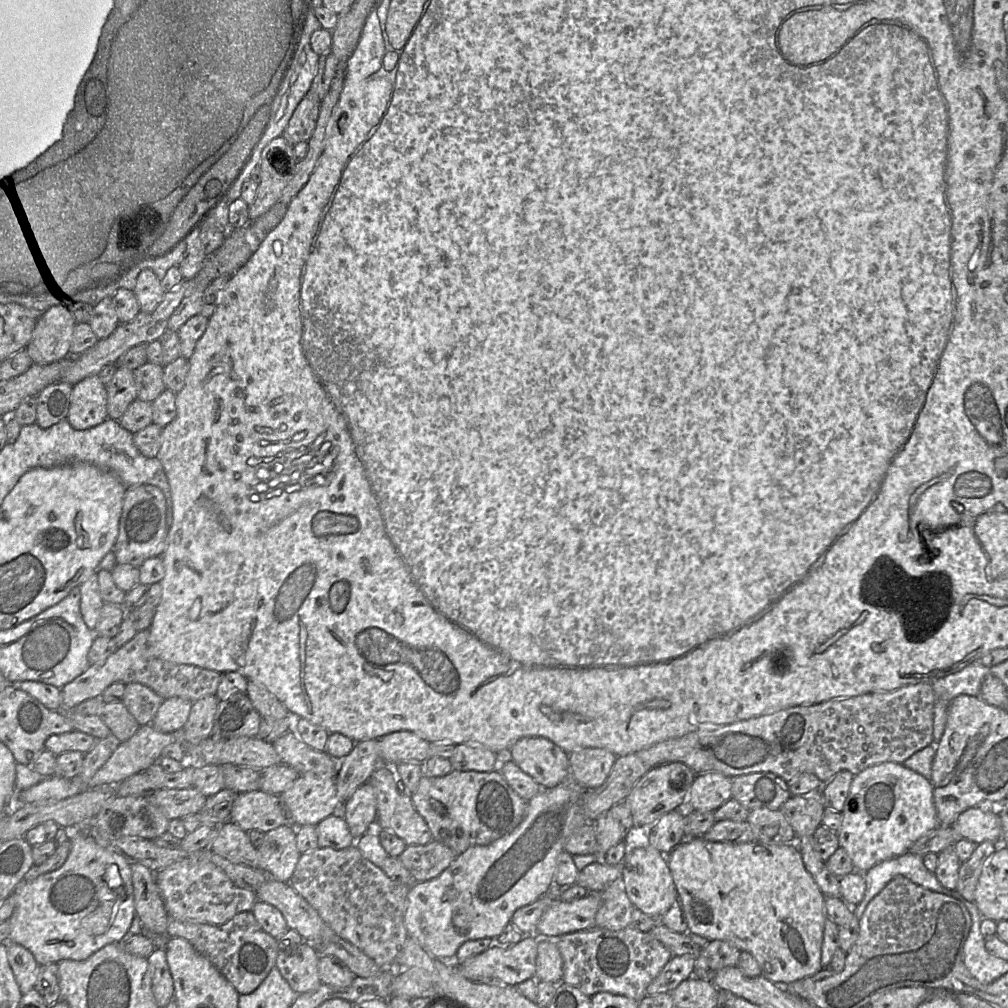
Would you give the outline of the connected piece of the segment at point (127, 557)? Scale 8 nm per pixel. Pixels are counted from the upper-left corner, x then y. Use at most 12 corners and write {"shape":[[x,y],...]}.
{"shape":[[127,487],[112,549],[140,567],[167,546],[166,499]]}

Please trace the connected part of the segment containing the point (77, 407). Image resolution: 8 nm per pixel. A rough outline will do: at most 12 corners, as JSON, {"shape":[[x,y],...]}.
{"shape":[[98,375],[73,385],[67,420],[76,430],[108,418]]}

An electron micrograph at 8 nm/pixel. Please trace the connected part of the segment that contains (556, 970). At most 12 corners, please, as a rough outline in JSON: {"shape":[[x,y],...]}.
{"shape":[[540,936],[537,981],[562,981],[563,960],[554,939]]}

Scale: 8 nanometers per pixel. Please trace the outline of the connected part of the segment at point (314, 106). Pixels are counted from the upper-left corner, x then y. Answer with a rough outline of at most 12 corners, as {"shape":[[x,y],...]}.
{"shape":[[310,91],[282,134],[291,145],[310,139],[321,101]]}

